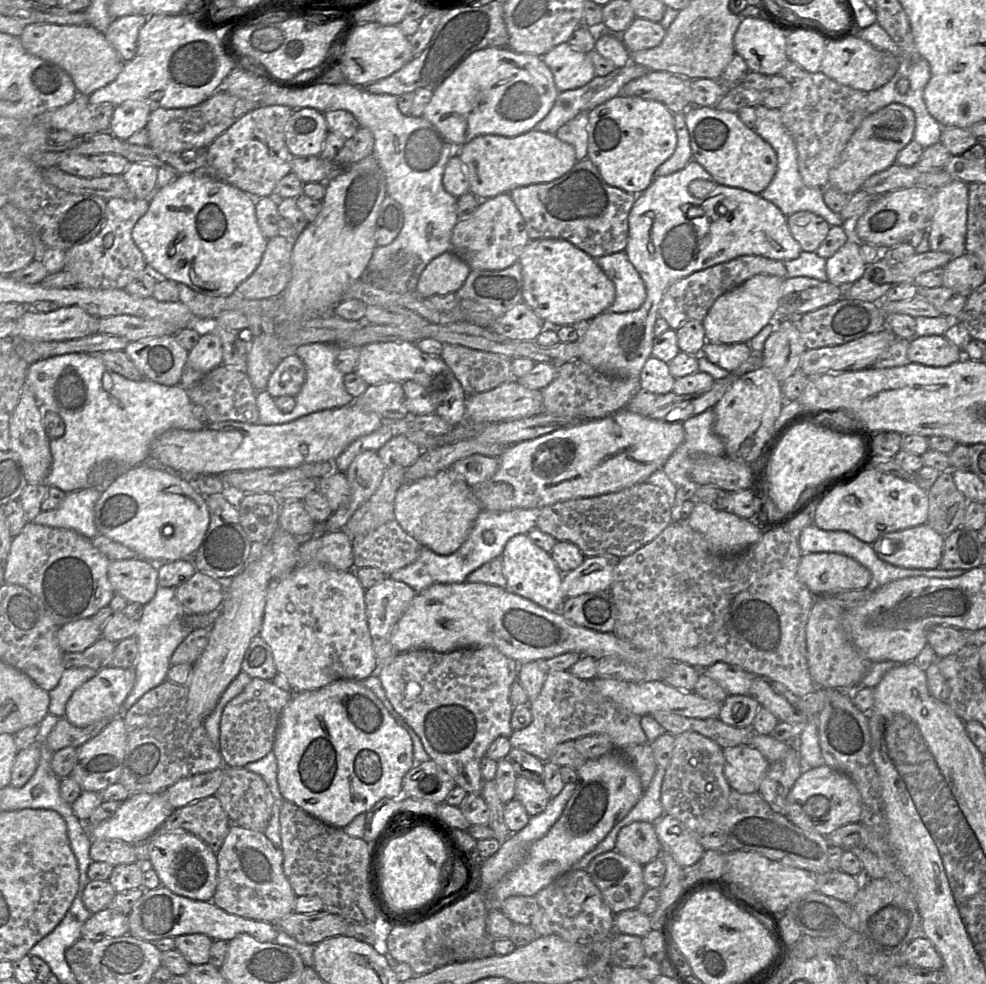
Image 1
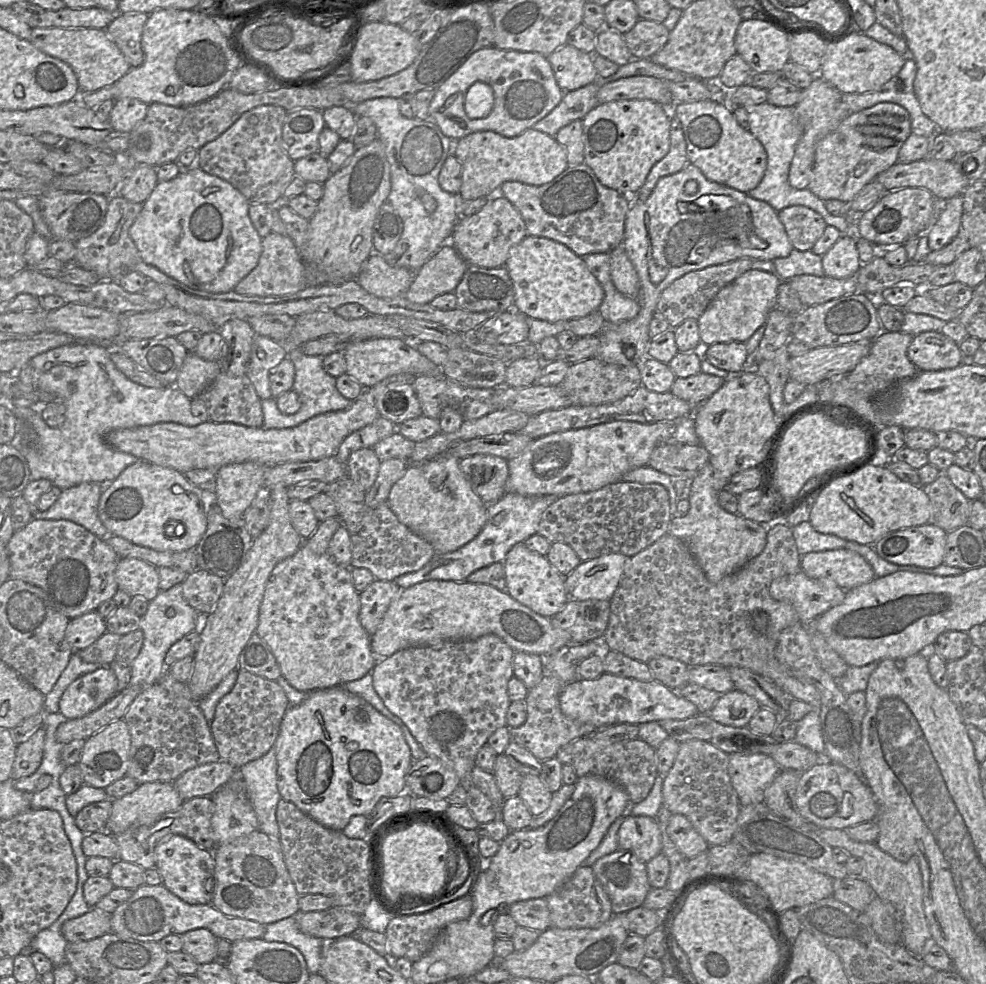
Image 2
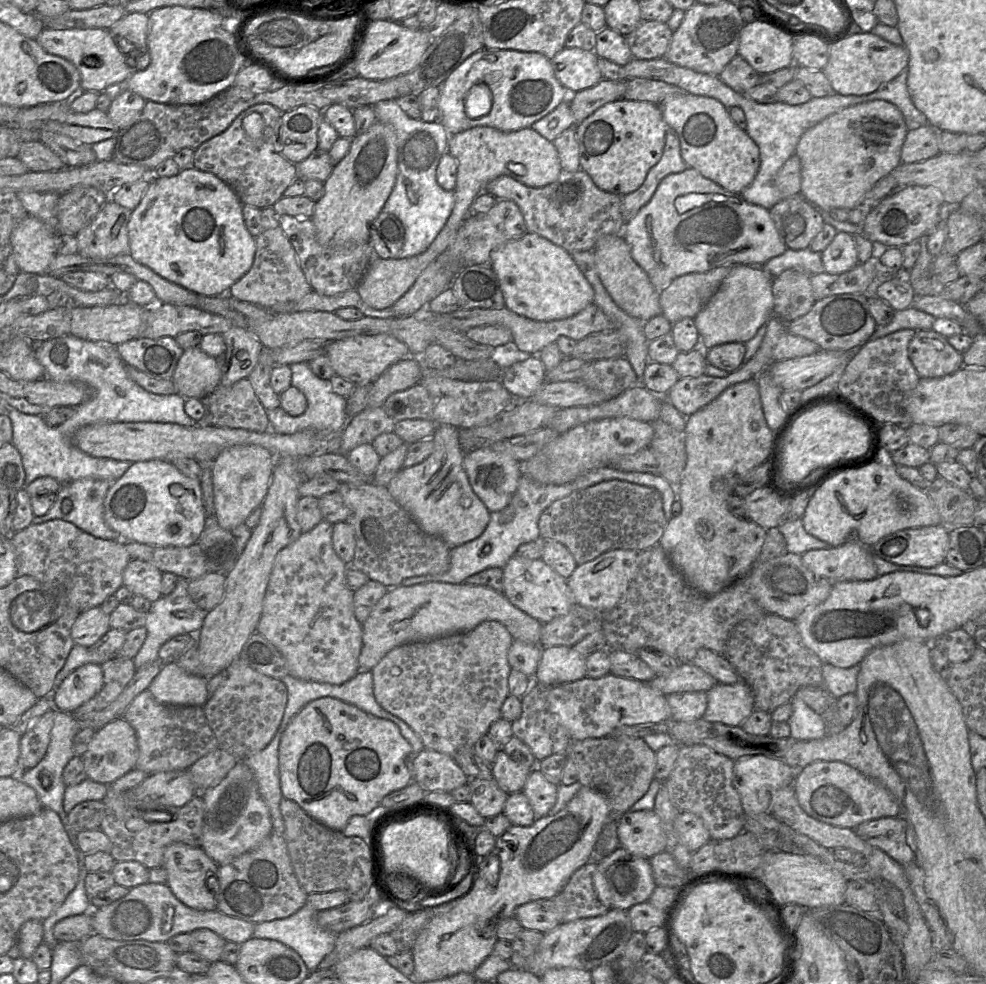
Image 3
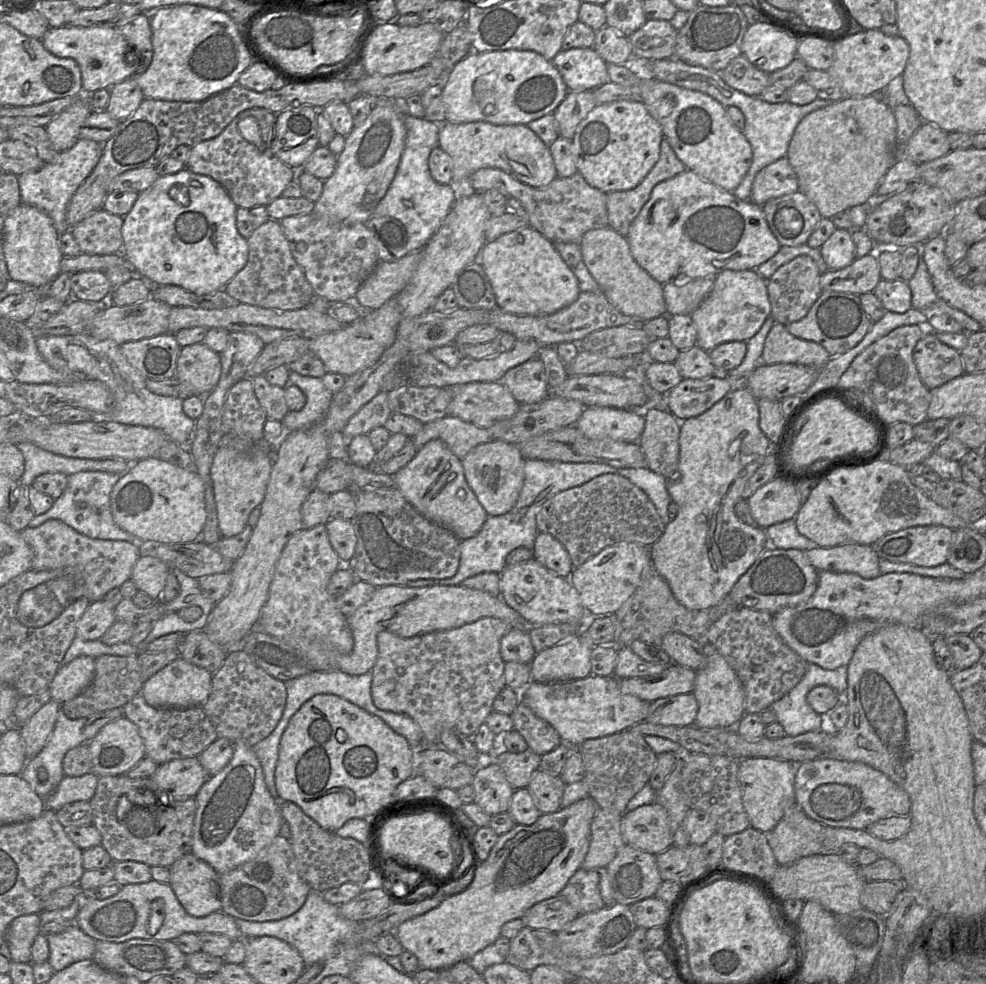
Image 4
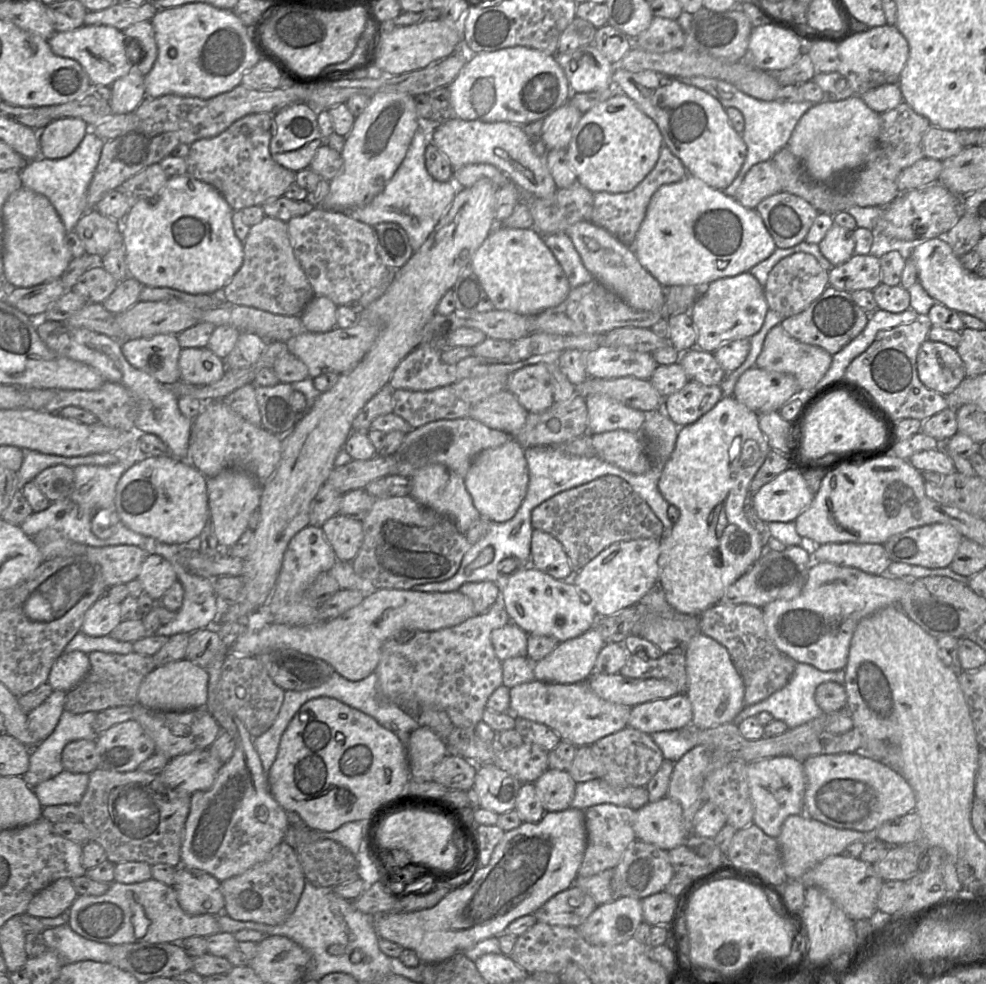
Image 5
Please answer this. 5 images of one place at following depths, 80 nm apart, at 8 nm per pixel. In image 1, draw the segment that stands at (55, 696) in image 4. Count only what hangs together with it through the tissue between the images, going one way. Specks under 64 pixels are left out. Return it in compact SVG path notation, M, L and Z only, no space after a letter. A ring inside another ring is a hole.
M107 666L97 672L90 680L77 688L69 698L65 716L69 722L78 727L86 727L102 720L111 720L122 716L122 706L134 687L136 680L133 668Z

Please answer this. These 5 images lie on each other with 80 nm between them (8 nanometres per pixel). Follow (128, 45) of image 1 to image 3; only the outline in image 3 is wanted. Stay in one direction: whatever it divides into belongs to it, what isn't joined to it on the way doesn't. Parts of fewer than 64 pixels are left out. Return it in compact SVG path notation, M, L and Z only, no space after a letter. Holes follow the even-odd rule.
M127 13L122 19L117 21L109 29L111 35L116 40L122 53L128 53L128 42L134 46L134 56L129 56L135 61L135 70L145 70L150 64L150 54L147 45L149 16L144 13Z

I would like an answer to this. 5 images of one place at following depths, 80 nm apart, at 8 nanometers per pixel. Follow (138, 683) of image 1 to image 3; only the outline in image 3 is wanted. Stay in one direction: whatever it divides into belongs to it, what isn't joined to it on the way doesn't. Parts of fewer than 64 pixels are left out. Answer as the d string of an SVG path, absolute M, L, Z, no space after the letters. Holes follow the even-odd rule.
M178 577L175 589L169 595L163 595L152 603L150 610L147 612L144 626L147 630L147 637L133 659L136 669L158 661L161 646L171 638L180 634L197 634L202 628L208 612L198 607L190 598L188 583L187 579ZM183 611L187 612L186 617L181 616Z

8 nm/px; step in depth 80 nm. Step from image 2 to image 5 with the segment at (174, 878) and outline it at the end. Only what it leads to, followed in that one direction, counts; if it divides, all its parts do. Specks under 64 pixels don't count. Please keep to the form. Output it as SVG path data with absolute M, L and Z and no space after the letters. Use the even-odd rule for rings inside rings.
M180 865L176 870L173 888L184 912L190 915L219 915L225 900L221 882L211 874Z

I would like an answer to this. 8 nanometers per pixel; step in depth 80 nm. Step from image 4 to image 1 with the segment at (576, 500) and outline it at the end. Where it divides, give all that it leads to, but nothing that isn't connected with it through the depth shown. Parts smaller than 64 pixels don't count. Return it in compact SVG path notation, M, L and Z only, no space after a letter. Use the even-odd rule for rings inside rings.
M644 482L618 492L545 506L537 519L537 527L557 541L575 544L585 557L623 558L651 542L671 522L672 507L666 492Z

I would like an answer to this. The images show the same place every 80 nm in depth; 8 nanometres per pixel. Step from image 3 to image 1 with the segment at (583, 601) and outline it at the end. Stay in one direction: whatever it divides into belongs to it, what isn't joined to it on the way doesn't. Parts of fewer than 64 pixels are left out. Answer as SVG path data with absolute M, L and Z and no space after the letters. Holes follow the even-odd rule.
M586 557L576 569L563 574L562 590L566 598L610 590L617 557Z

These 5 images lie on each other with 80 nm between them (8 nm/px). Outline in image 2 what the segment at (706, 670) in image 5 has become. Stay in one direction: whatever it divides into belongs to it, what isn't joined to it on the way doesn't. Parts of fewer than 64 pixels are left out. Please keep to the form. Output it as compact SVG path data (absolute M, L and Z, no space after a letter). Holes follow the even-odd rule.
M733 689L721 694L708 715L723 725L746 727L760 707L754 697Z

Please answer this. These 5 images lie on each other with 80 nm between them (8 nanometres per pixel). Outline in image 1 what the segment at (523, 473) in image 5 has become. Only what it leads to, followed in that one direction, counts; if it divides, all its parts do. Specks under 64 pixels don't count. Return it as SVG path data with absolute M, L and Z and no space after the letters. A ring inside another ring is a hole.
M473 454L455 462L451 469L472 487L490 479L498 467L498 458Z

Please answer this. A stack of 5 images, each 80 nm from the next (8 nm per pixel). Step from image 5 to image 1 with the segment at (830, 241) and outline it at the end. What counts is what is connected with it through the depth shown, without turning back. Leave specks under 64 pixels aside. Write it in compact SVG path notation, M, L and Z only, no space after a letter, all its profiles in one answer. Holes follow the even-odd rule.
M847 241L832 257L826 259L828 281L840 287L847 287L862 277L866 266L860 246Z

